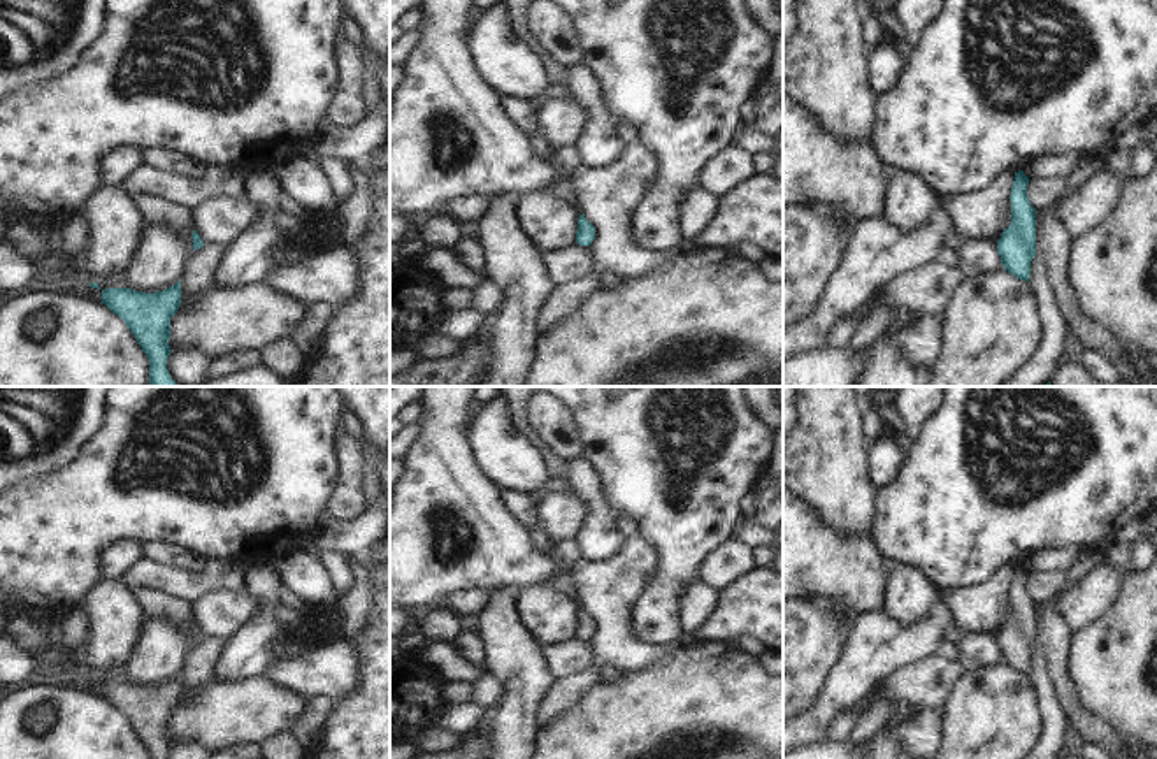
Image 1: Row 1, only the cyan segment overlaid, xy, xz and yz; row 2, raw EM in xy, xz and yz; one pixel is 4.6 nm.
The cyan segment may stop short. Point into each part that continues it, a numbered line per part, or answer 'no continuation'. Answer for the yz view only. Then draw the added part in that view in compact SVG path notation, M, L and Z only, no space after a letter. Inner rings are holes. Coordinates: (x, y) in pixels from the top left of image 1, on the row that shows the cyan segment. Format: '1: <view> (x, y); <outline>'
no continuation

